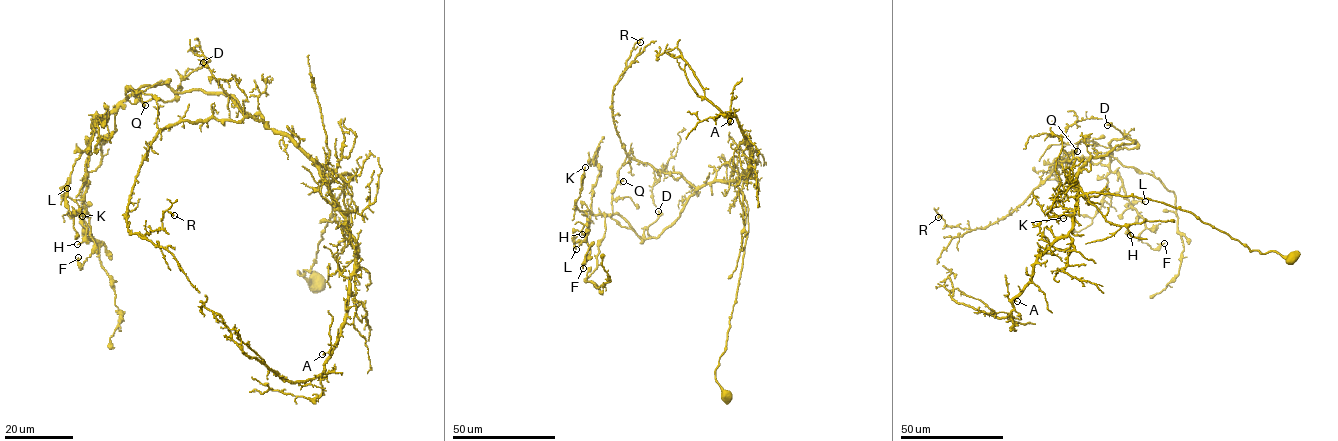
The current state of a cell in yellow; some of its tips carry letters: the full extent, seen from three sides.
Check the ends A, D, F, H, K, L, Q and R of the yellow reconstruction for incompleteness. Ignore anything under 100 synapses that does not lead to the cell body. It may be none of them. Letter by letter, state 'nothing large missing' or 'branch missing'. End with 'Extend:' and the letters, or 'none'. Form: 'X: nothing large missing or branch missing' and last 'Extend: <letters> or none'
A: nothing large missing
D: nothing large missing
F: nothing large missing
H: nothing large missing
K: nothing large missing
L: nothing large missing
Q: nothing large missing
R: nothing large missing
Extend: none

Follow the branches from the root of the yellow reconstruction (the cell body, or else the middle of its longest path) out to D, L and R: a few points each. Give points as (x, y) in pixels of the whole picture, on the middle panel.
D: (726, 397), (715, 370), (748, 232), (744, 196), (702, 185), (657, 237), (611, 217), (641, 241), (658, 211)
L: (726, 397), (715, 370), (748, 232), (736, 186), (701, 185), (657, 237), (592, 213), (576, 249)
R: (726, 397), (715, 370), (747, 204), (734, 185), (696, 188), (627, 154), (612, 92), (640, 42)

